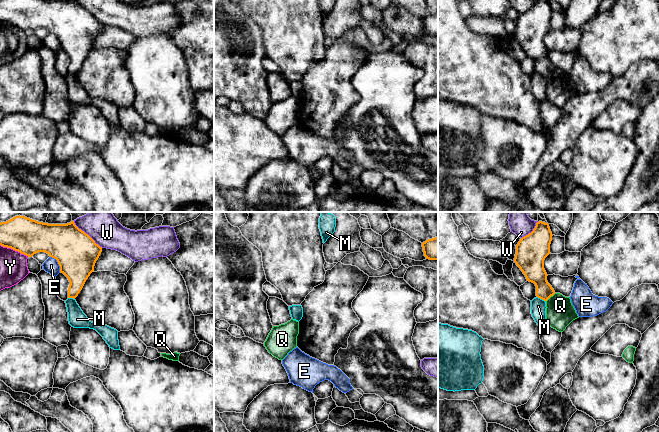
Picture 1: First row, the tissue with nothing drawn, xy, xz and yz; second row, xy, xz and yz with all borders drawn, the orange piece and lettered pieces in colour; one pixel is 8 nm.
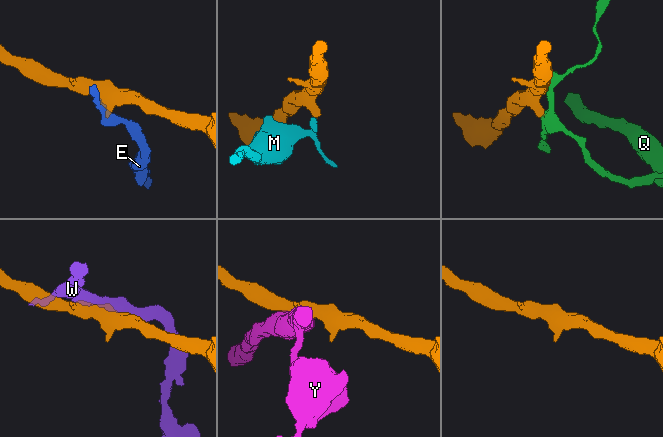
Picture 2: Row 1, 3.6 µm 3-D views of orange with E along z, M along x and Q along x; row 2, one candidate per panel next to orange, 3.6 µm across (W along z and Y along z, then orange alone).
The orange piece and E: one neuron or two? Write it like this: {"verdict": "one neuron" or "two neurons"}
{"verdict": "two neurons"}

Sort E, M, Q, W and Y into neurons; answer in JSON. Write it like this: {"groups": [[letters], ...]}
{"groups": [["E"], ["M"], ["Q"], ["W"], ["Y"]]}

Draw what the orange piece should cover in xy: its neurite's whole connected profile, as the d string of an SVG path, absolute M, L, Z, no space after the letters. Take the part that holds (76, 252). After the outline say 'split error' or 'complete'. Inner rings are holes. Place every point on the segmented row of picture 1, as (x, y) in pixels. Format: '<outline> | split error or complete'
M20 215L0 223L0 245L28 257L38 252L45 252L56 259L60 266L60 273L63 273L70 282L68 298L73 299L78 296L86 280L94 272L95 263L102 252L102 247L79 229L74 221L67 224L48 224Z | complete

